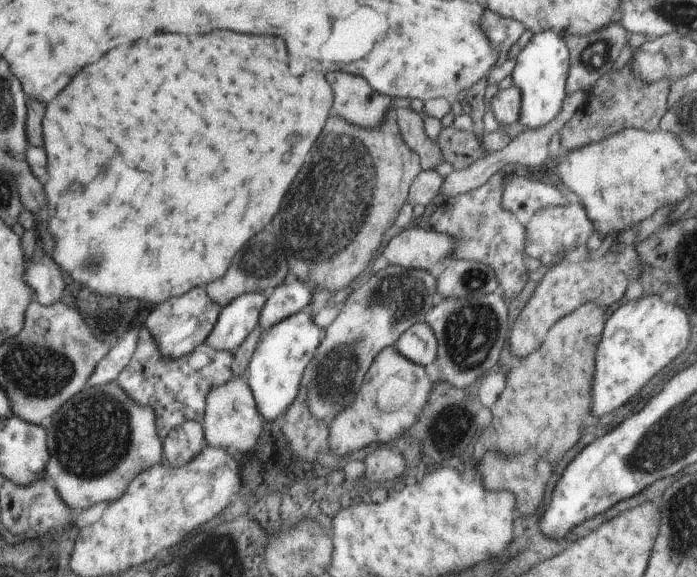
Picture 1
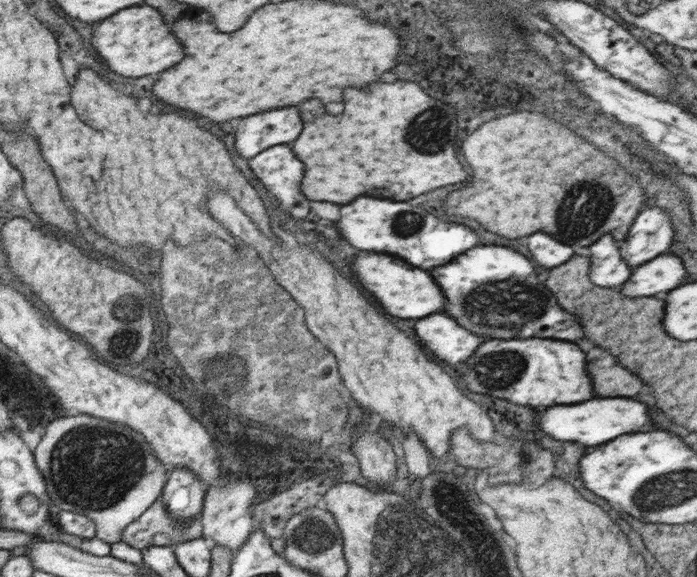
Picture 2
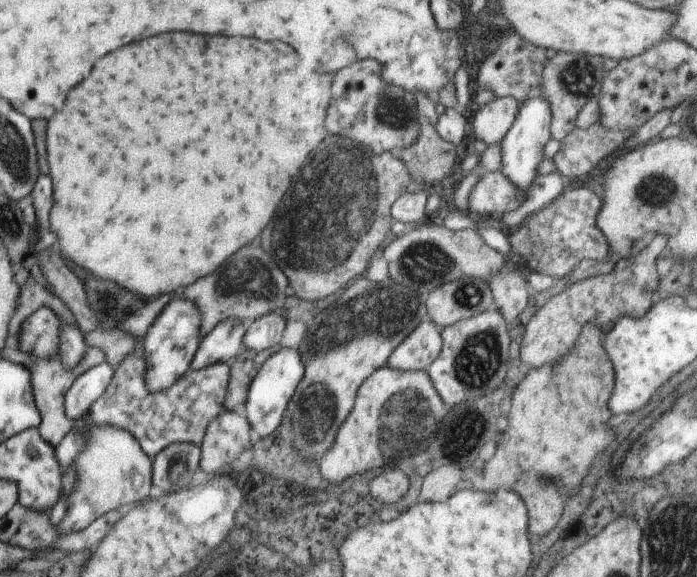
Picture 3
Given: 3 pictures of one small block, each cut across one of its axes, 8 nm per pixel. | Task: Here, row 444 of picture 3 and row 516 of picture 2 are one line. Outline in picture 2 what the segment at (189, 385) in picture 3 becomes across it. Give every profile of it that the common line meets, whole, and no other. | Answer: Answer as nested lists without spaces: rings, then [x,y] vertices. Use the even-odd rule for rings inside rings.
[[[160,497],[143,517],[124,530],[122,540],[142,550],[150,546],[174,546],[203,538],[203,530],[201,514],[190,521],[173,518]]]

